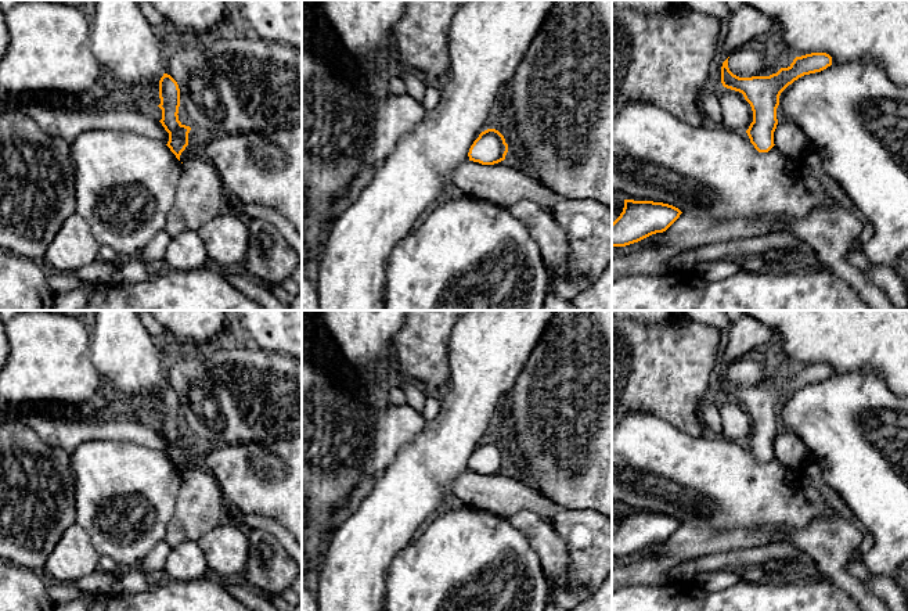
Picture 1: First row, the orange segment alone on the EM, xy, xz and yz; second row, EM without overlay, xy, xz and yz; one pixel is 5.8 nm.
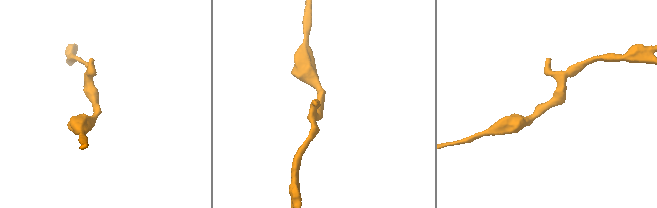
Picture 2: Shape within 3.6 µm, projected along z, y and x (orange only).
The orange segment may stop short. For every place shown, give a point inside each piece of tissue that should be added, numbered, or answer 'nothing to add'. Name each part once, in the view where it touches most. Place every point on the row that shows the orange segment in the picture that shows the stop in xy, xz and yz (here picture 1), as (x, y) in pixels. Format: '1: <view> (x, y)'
nothing to add

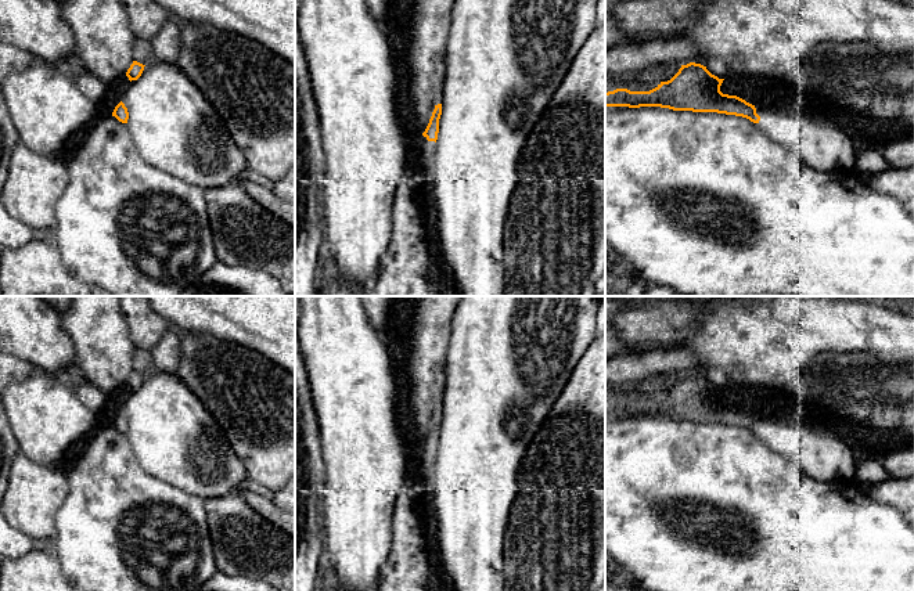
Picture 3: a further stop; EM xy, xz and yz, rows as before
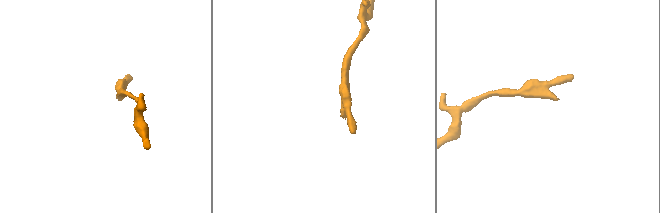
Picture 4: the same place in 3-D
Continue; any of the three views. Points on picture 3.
1: yz (820, 143)

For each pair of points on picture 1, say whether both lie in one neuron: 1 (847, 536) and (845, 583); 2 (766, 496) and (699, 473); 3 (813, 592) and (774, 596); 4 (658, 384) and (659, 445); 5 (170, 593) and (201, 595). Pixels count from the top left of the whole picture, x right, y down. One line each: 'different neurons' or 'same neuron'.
1: same neuron
2: same neuron
3: same neuron
4: different neurons
5: same neuron

